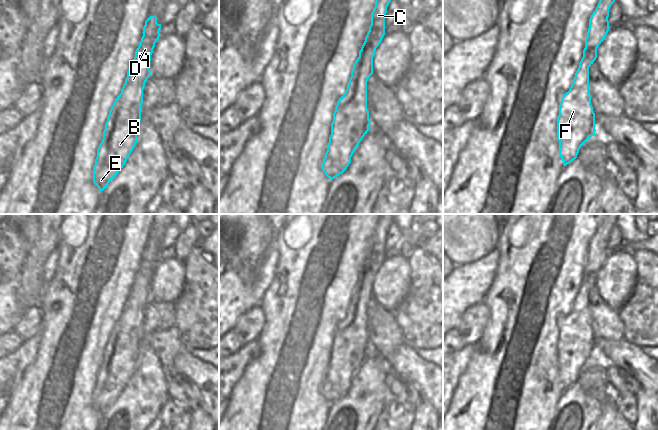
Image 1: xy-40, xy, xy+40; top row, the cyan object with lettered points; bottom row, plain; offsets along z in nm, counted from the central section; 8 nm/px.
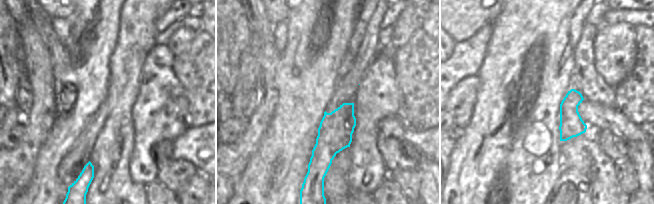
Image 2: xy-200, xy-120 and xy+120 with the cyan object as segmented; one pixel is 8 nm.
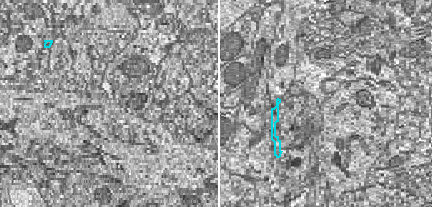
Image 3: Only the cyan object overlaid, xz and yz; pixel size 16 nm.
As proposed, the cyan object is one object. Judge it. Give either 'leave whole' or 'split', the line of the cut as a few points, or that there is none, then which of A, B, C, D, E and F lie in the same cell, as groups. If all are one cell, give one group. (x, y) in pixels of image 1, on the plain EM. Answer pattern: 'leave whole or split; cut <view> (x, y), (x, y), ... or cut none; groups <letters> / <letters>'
leave whole; cut none; groups A B C D E F

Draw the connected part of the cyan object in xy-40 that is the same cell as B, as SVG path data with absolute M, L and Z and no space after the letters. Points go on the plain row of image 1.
M156 240L145 245L143 260L125 307L109 335L93 391L93 407L101 416L123 392L137 367L143 313L151 300L149 287L155 267L161 260L160 253Z

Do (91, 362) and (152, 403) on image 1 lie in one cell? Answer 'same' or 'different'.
different

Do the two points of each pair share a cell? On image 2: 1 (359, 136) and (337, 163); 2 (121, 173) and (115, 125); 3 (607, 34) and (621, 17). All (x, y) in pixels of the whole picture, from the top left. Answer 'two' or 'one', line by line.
1: two
2: one
3: two

